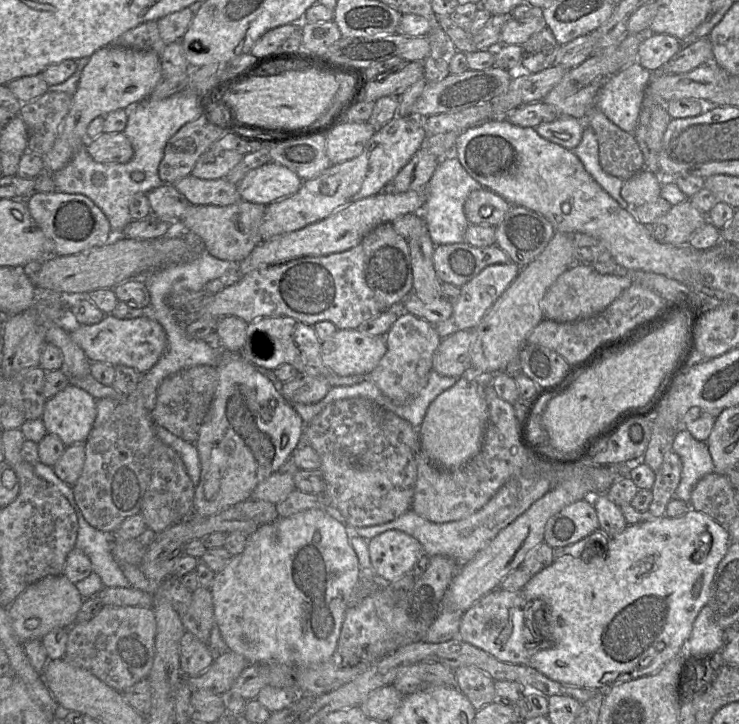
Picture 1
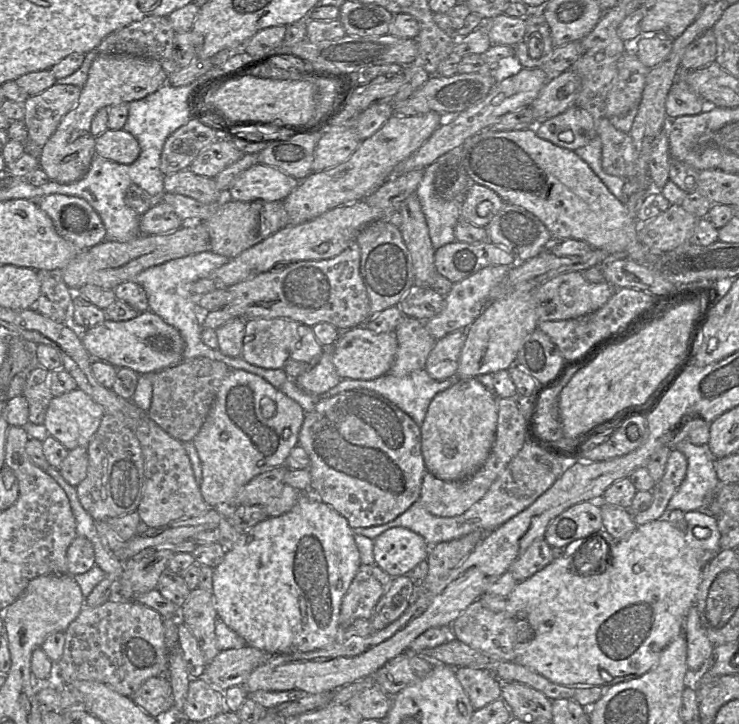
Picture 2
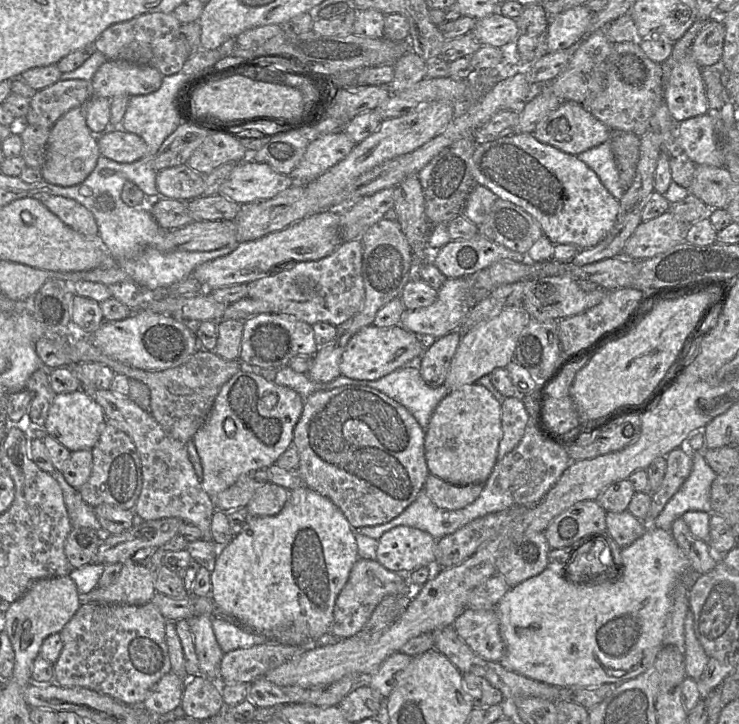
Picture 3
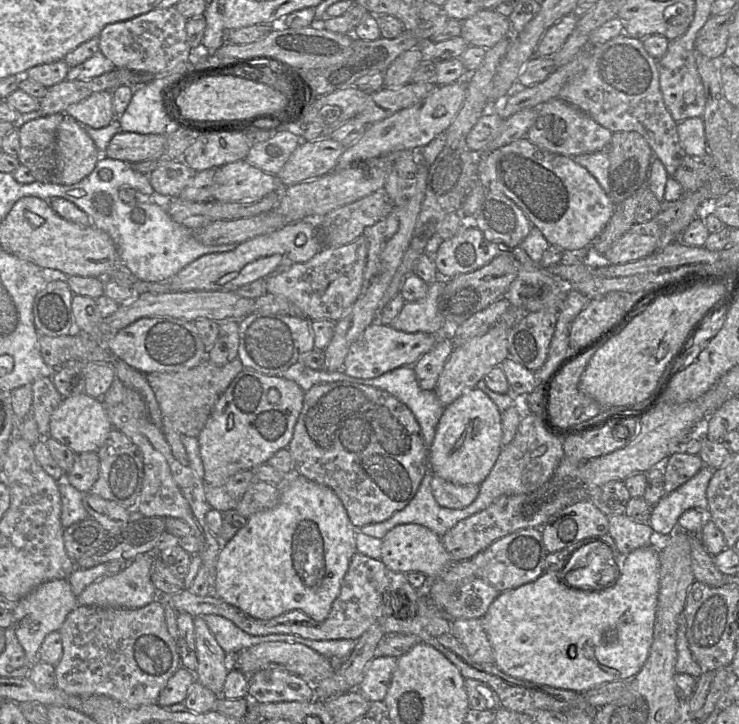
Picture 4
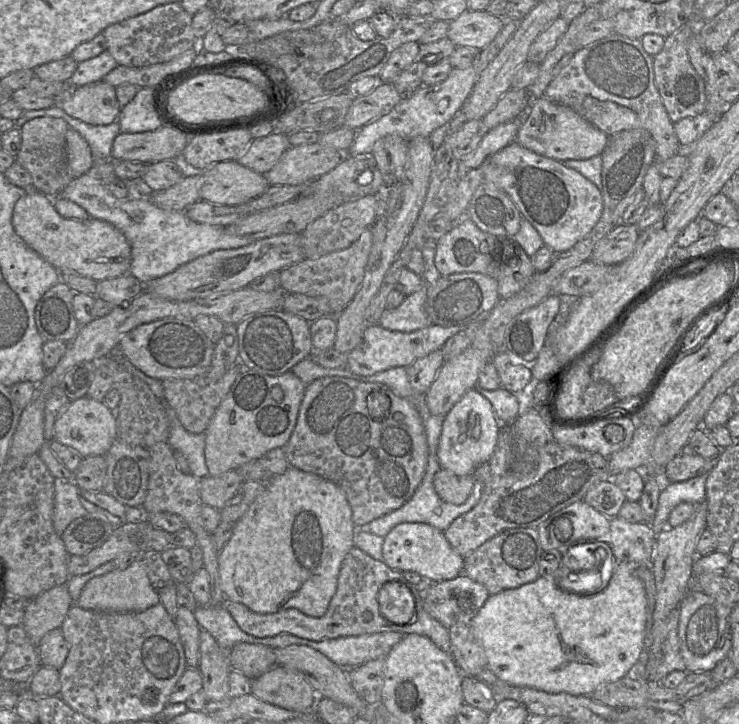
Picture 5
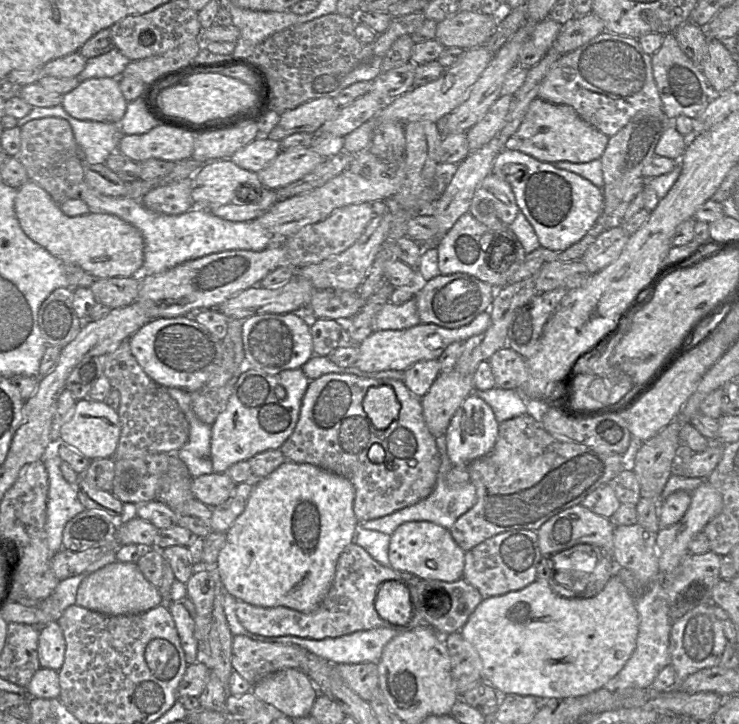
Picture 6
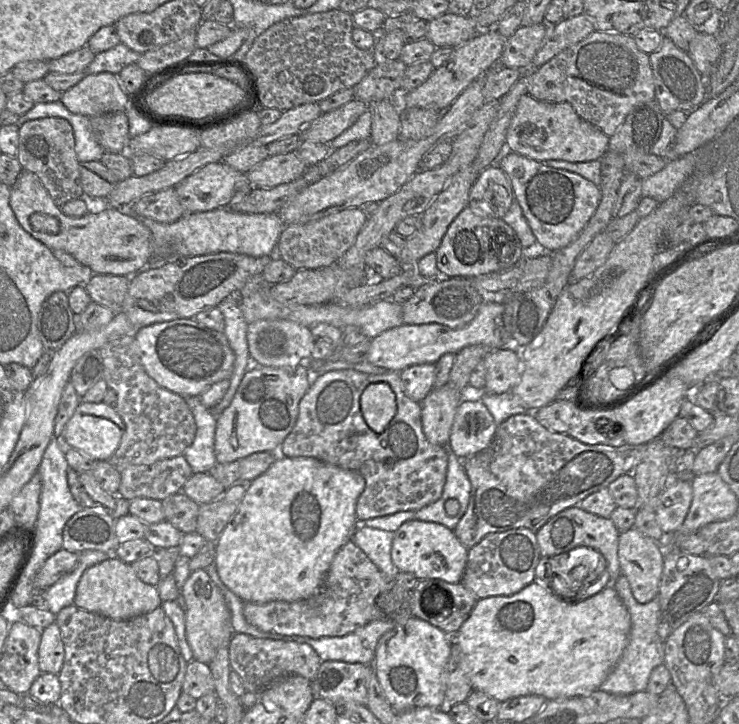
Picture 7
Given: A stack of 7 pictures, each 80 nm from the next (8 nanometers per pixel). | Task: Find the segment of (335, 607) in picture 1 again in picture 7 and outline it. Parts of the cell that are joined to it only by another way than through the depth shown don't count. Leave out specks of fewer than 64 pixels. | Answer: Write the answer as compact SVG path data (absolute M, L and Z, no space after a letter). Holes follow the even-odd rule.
M311 457L277 458L266 472L246 485L246 491L234 516L215 543L214 567L223 584L244 603L265 604L272 601L295 602L310 598L323 583L338 550L349 542L359 526L355 508L365 488L365 480L356 471L341 469Z

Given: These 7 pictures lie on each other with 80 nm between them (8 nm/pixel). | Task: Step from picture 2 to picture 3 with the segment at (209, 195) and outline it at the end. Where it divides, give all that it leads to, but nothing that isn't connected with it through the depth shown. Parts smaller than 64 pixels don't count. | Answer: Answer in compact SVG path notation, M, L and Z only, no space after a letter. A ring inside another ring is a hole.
M182 164L158 171L156 187L162 198L189 201L204 195L205 176Z

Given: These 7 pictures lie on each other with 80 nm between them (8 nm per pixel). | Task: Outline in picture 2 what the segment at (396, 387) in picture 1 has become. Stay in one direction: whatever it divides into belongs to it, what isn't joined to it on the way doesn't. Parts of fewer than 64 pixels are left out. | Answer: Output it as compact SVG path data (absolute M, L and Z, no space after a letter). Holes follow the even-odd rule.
M404 316L394 330L397 351L389 373L403 377L422 370L436 340L425 328L424 322Z

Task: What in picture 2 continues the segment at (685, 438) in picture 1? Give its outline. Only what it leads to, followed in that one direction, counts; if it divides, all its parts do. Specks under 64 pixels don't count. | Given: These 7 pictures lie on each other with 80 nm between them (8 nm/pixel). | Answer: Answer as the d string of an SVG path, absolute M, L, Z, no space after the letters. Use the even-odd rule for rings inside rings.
M684 439L676 444L675 449L687 459L687 470L684 480L670 499L664 515L672 510L707 511L720 485L714 467L714 458L707 445L699 446Z

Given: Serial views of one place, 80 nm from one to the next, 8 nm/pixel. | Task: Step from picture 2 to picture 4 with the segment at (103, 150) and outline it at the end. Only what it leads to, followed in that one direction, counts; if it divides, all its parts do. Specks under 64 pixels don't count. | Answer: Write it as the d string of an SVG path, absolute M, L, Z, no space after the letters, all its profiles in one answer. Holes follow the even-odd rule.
M119 132L113 136L102 156L130 164L158 158L166 145L167 134Z

